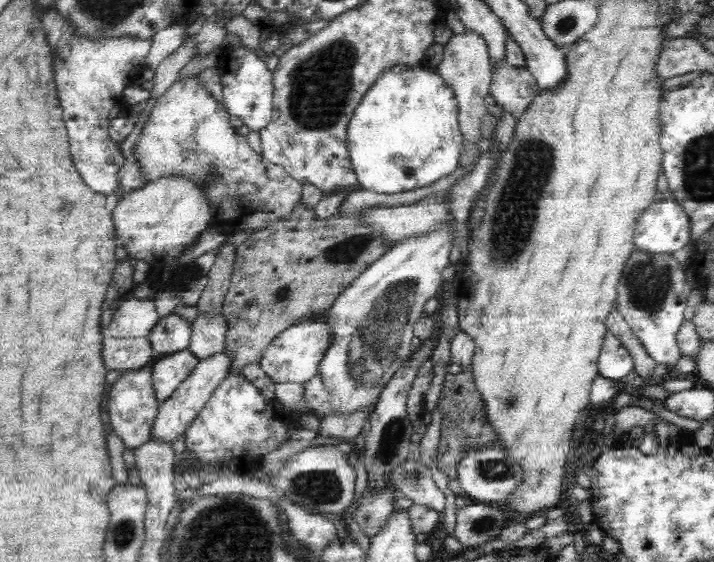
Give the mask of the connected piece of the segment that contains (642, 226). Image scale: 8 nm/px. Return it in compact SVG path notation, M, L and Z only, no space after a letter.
M669 195L644 210L633 235L634 251L654 255L674 255L690 240L691 222Z

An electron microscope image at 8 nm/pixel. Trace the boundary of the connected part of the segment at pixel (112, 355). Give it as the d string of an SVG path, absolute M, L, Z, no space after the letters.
M105 336L102 362L106 370L135 371L154 359L147 338L117 338Z

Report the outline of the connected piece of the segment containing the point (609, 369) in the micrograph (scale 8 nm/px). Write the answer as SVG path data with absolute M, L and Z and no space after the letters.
M612 332L605 335L597 362L599 374L610 380L620 382L634 369L634 357Z

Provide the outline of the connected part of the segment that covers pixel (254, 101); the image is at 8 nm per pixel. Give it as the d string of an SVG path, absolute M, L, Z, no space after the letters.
M244 44L218 49L220 83L223 88L223 104L232 116L238 116L250 130L260 131L272 118L273 73L267 68L266 60L260 58Z

